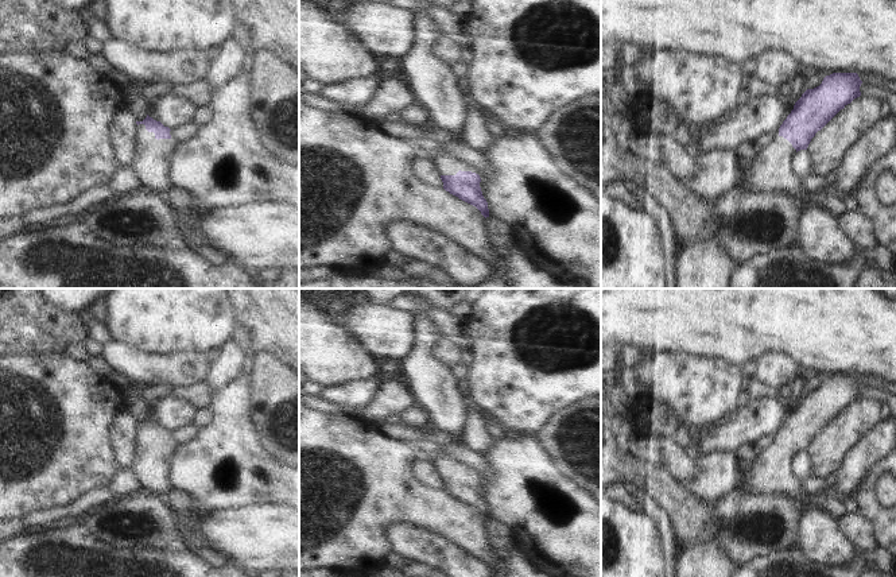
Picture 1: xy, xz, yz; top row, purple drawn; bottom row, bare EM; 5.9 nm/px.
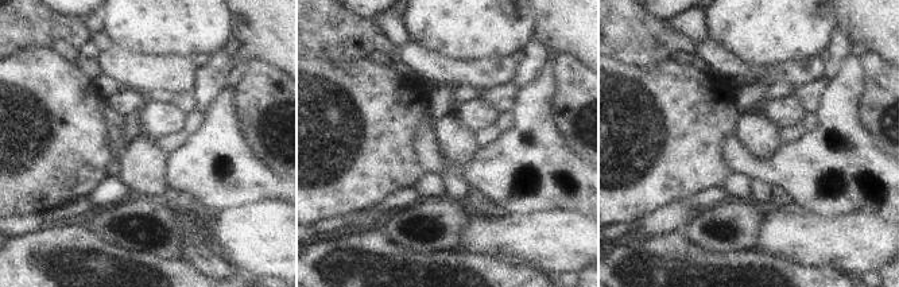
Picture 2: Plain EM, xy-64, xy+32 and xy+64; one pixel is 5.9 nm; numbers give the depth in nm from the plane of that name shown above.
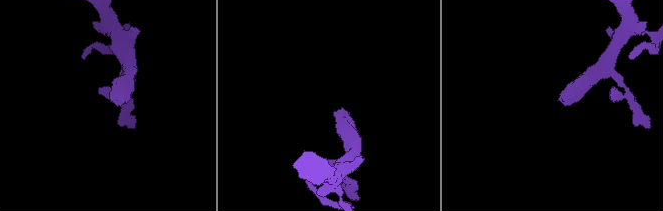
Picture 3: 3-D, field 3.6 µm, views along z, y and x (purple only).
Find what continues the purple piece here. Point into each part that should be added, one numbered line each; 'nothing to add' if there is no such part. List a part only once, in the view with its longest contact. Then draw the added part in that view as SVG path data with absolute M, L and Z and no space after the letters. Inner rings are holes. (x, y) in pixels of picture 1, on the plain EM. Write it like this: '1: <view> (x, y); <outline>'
1: xy (150, 467); M144 426L136 430L135 458L129 472L139 480L141 491L154 496L171 488L168 464L177 449L171 441L156 441Z

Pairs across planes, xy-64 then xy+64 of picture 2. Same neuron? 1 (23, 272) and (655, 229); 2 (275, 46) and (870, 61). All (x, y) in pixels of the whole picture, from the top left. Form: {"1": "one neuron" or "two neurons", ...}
{"1": "two neurons", "2": "two neurons"}

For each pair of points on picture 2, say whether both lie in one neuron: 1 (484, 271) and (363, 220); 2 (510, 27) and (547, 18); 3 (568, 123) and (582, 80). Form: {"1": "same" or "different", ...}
{"1": "different", "2": "different", "3": "same"}

